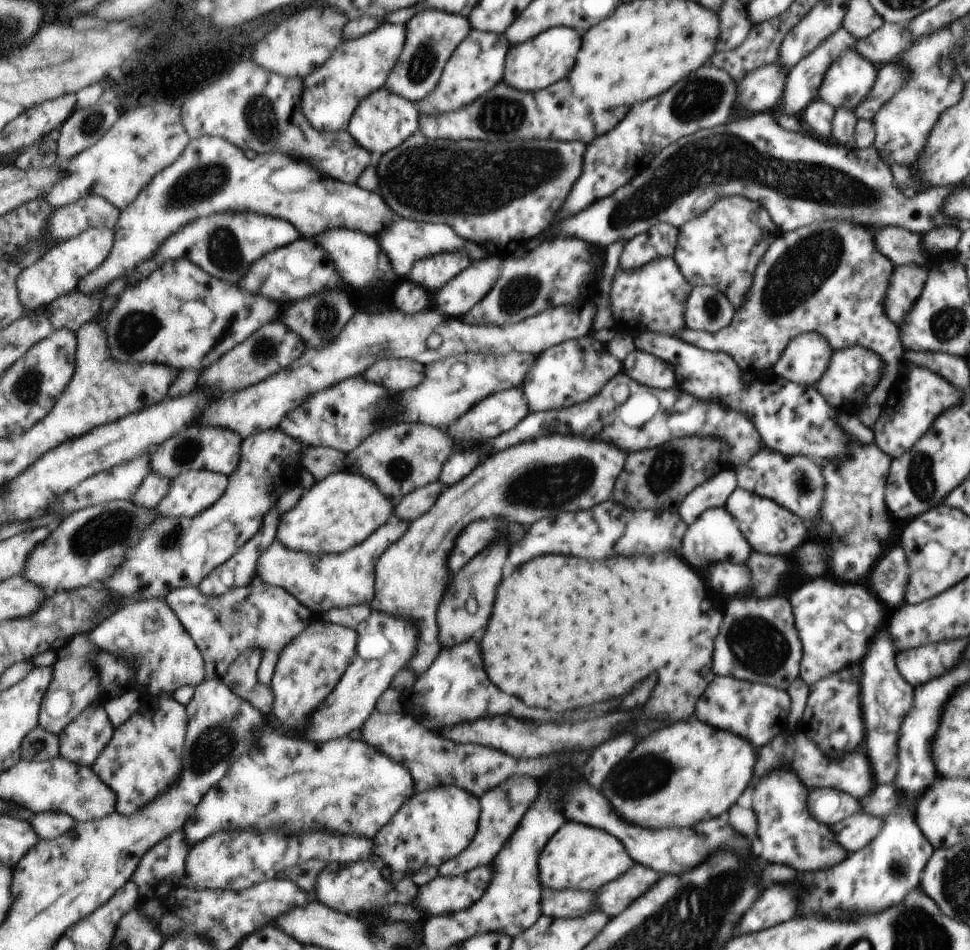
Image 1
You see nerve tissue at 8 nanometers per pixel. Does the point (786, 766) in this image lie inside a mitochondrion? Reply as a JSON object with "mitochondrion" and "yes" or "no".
{"mitochondrion":"no"}

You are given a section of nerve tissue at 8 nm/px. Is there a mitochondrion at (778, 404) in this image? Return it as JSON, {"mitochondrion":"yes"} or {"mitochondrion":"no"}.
{"mitochondrion":"no"}

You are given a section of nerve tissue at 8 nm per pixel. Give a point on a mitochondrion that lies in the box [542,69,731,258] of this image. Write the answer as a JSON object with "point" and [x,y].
{"point":[696,99]}

